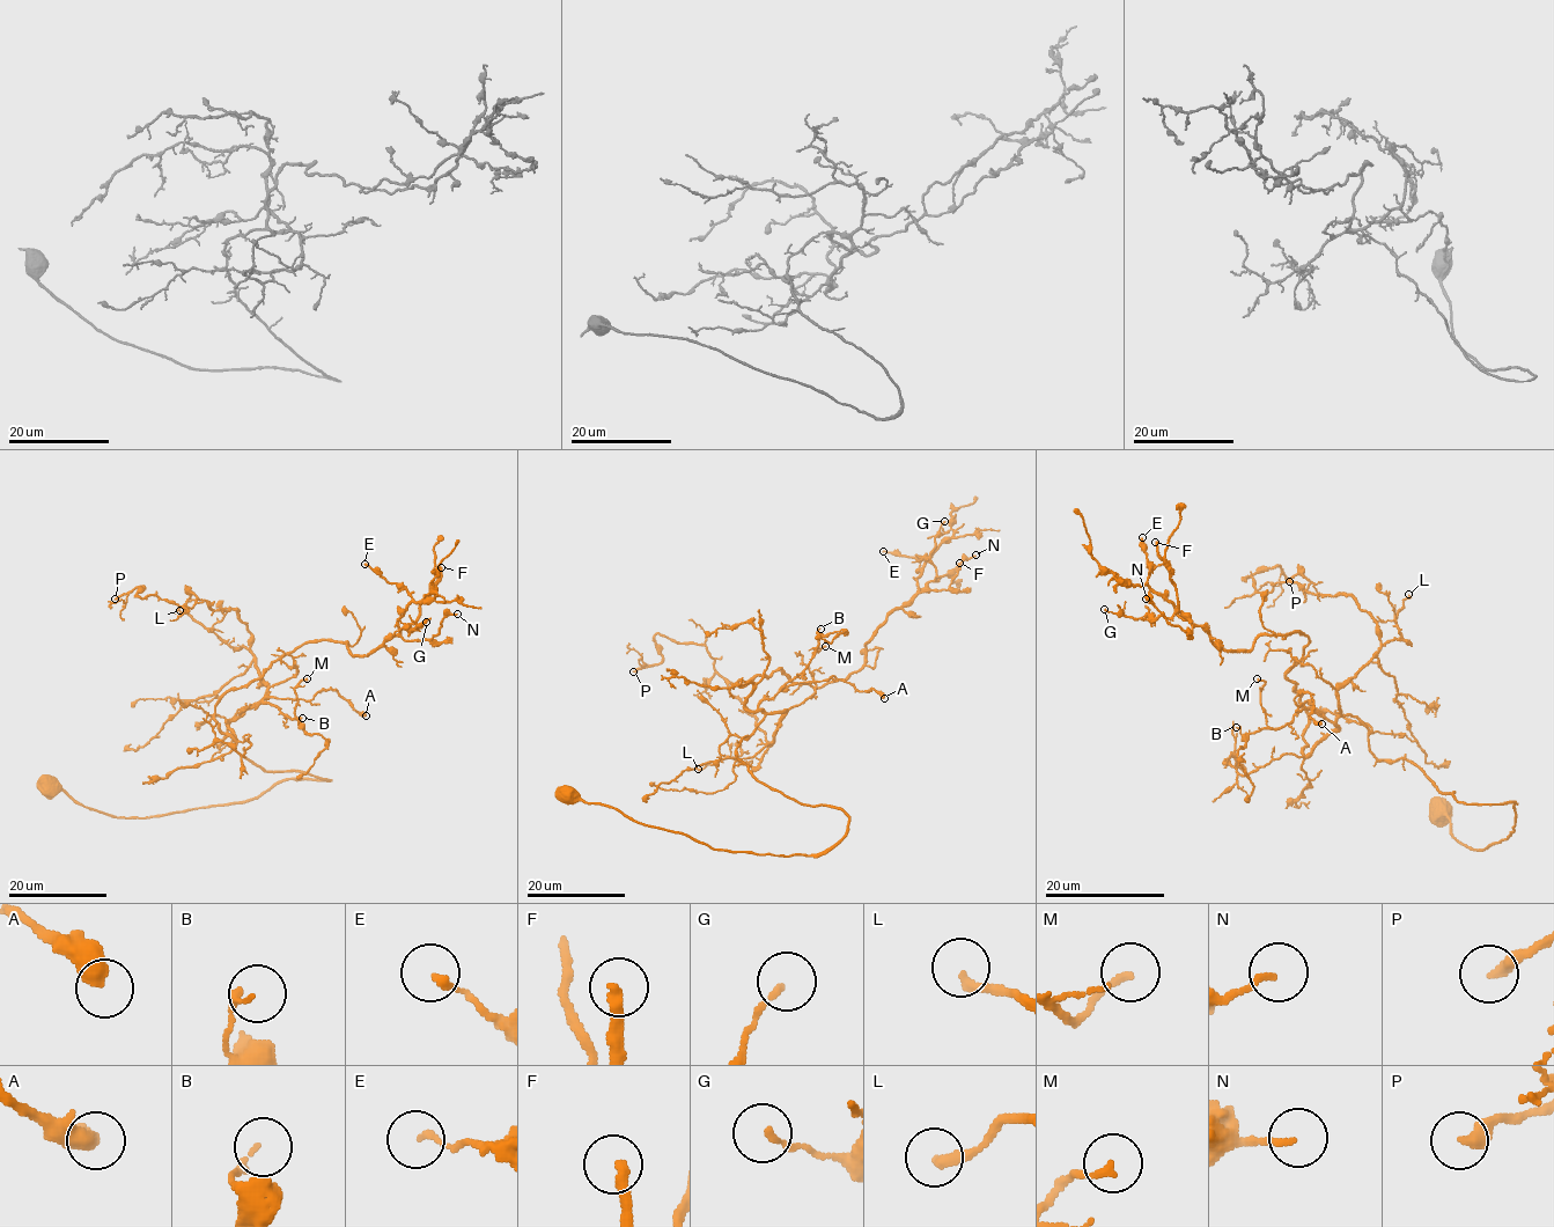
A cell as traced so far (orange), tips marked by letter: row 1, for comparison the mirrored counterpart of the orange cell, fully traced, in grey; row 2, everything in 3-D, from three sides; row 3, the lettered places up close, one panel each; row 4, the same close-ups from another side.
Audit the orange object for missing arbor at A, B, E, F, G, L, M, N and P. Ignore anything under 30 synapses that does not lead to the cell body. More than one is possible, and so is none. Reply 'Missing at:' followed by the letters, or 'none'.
Missing at: F, L

